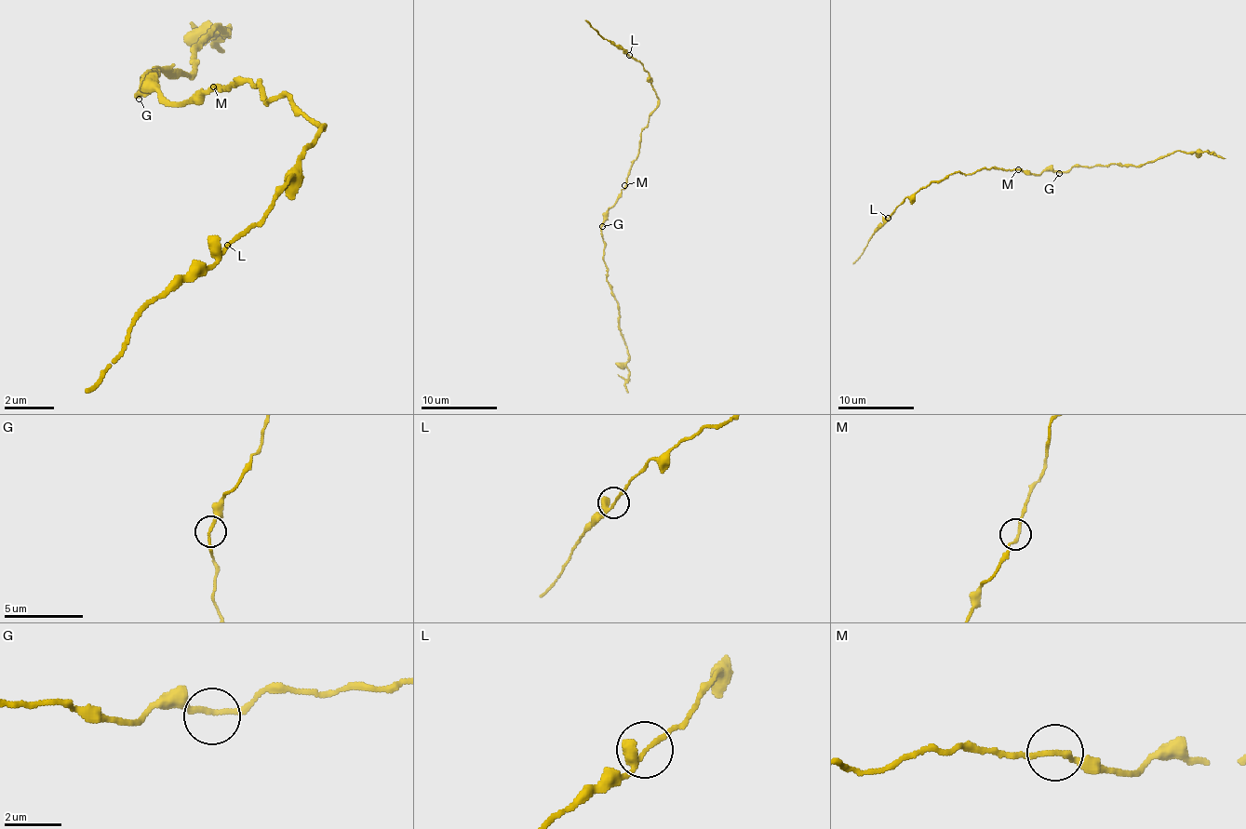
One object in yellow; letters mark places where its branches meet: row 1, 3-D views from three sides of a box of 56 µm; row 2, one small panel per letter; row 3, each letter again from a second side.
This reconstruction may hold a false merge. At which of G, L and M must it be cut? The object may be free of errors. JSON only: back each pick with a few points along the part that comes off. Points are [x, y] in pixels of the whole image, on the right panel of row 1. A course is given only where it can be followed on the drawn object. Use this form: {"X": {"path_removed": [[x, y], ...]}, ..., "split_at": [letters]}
{"split_at": []}

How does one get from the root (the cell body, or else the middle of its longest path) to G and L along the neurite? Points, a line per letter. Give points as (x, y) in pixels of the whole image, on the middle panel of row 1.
G: (626, 180), (602, 226)
L: (626, 180), (628, 169), (637, 154), (641, 129), (659, 100), (646, 69), (628, 56)

